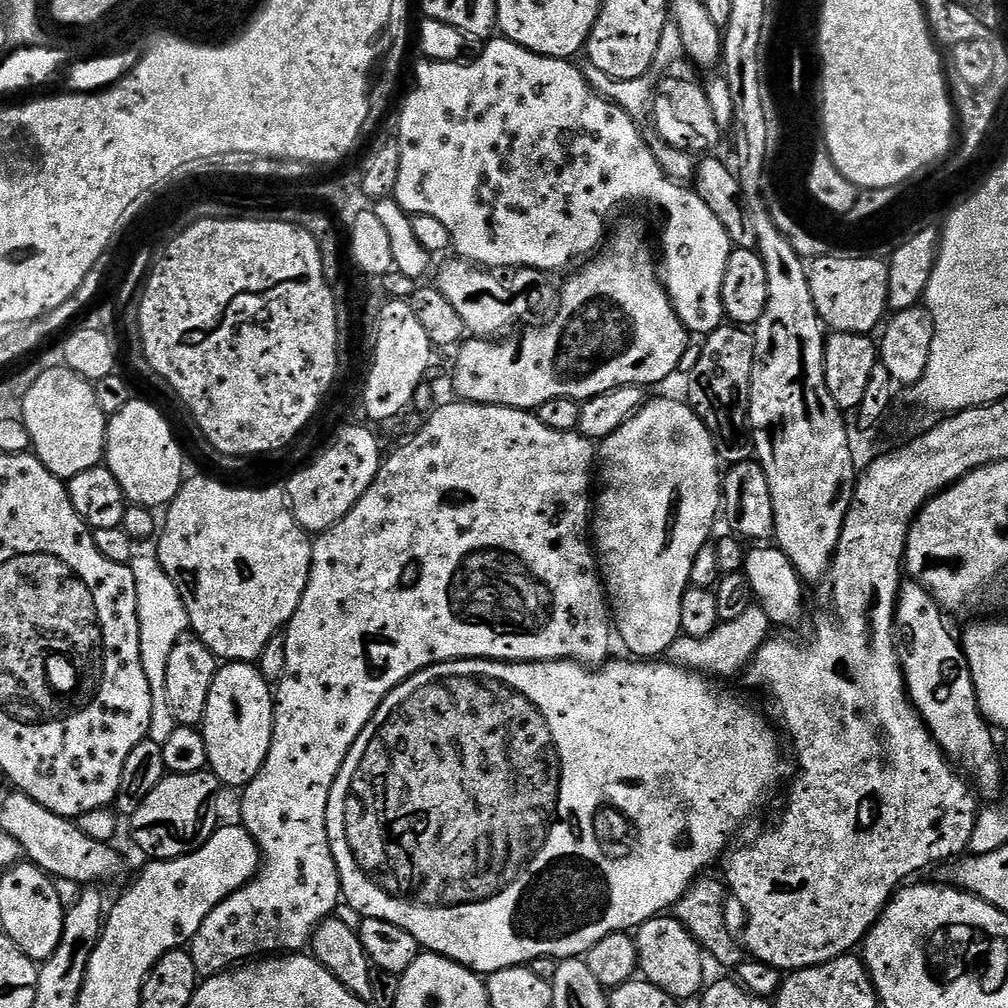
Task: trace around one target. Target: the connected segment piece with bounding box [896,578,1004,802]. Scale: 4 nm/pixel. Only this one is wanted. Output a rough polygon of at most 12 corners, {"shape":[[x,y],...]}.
{"shape":[[919,580],[901,583],[896,653],[944,755],[1004,788],[969,653]]}

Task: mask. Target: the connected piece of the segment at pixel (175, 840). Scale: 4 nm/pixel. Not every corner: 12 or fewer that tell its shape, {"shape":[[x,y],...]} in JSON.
{"shape":[[210,770],[165,775],[130,818],[152,860],[202,847],[218,827]]}

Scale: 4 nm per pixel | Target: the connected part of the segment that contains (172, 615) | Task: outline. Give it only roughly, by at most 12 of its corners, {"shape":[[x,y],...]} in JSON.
{"shape":[[155,555],[132,557],[142,670],[150,682],[149,737],[178,726],[166,665],[189,631],[188,611]]}

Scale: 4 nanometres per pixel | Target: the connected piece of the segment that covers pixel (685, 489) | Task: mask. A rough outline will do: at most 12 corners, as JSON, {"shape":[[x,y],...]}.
{"shape":[[649,399],[598,448],[590,532],[636,658],[682,635],[722,512],[691,404]]}

